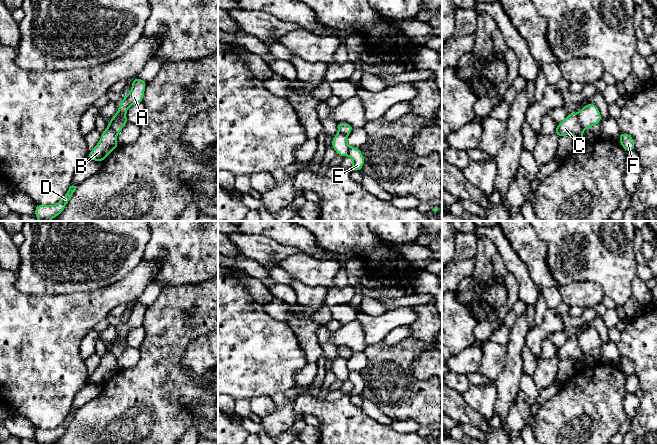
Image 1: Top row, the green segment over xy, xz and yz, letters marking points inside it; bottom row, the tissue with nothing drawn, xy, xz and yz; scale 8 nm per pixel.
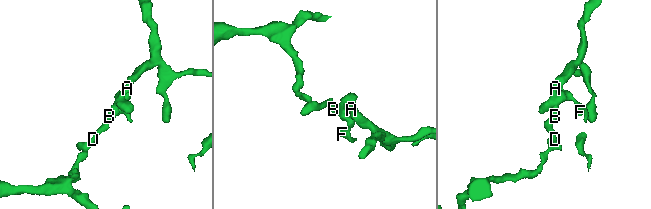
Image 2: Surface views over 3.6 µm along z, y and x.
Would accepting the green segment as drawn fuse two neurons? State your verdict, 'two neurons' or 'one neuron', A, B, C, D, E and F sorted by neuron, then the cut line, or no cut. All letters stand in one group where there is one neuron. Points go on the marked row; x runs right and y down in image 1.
two neurons | A C E F / B D | xy (118, 111), (119, 116), (110, 124), (116, 134)

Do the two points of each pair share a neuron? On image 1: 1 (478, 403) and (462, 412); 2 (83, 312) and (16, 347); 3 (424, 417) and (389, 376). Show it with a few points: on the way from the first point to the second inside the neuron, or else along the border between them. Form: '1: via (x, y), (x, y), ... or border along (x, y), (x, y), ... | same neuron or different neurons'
1: border along (461, 394), (463, 399), (487, 421) | different neurons
2: via (66, 319), (45, 331), (33, 341) | same neuron
3: via (418, 407), (397, 386) | same neuron

